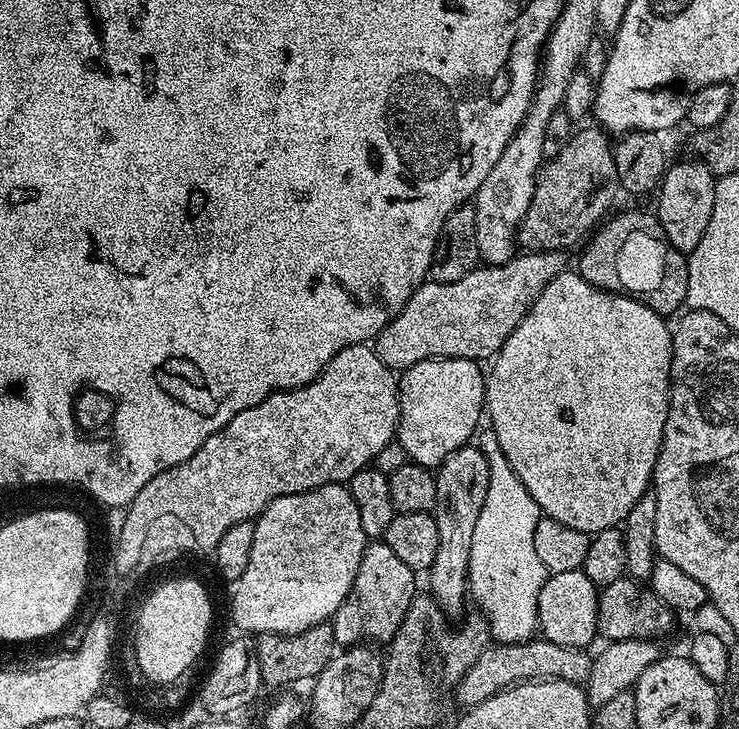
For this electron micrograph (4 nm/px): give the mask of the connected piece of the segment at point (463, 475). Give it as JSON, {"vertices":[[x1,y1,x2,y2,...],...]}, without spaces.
{"vertices":[[465,446,443,460,440,467,435,469,434,475,438,490,434,509,438,526,438,554,434,554,434,562,426,570,427,591,445,614,452,614,459,610,464,596,466,600,470,542,474,542,474,526,478,523,482,502,486,500,488,463,480,448]]}

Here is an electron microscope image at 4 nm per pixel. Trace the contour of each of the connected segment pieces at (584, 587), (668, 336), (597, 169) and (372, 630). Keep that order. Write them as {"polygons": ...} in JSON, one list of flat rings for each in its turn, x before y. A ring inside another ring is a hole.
{"polygons":[[[566,570,566,574,551,573,538,594,536,619,543,639,558,646,587,649,588,643,598,636,599,605,600,597,596,584,590,582,590,578,586,578,584,571]],[[566,270,562,274,558,274,558,278,554,278,554,282,550,282,550,286,546,286,546,290,542,290,542,294,534,302,534,306,525,314,522,322,518,322,518,326,508,335,506,342,500,347,500,351,496,353,490,364,492,373,490,371,487,373,484,385,486,420,494,430,494,434,498,436,498,446,502,448,502,454,506,454,506,462,510,462,514,474,518,474,522,486,526,486,526,490,530,492,530,498,534,498,534,502,538,505,543,515,554,518,566,526,574,526,574,530,595,534,607,528,623,525,626,514,630,514,630,509,634,506,634,502,638,502,638,498,642,498,642,494,649,491,652,483,652,471,656,465,656,459,660,453,662,438,664,437,664,423,668,413,668,393,672,387,672,375,670,374,670,366,672,365,672,328,668,323,669,321,665,317,660,316,654,310,650,310,650,306,646,306,637,300,631,300,629,296,619,296,616,292,603,292,602,289,595,288,594,285,588,284,583,280,579,271]],[[591,127,584,128,581,132,580,129,573,131,570,142,566,142,566,146,562,146,560,153,551,157,536,173,534,198,530,198,530,206,526,210,524,221,520,223,518,233,518,244,521,249,529,252,572,250,576,243,579,245,605,219,609,211,607,208,611,206,616,192,618,193,614,148,610,143,609,133,599,127]],[[382,542,369,543,362,554,362,562,358,562,358,574,354,574,350,594,346,594,342,606,338,606,330,621,337,645,363,645,372,640,391,641,398,626,402,626,402,618,412,597,417,595,416,576,414,569,401,562,390,546]]]}

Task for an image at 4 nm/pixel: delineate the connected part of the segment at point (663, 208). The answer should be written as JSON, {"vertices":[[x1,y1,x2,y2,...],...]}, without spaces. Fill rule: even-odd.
{"vertices":[[689,158,667,165,664,178,654,196,654,211,660,219,668,244,679,252,690,254,698,242,702,242,702,234,706,234,706,226,710,226,710,213,714,211,716,181,717,177,713,176,703,160]]}

